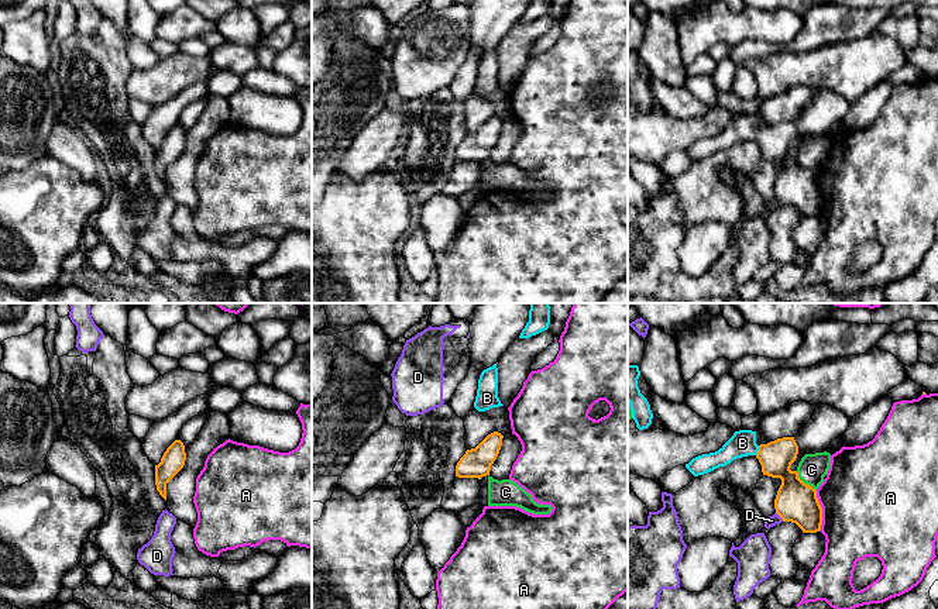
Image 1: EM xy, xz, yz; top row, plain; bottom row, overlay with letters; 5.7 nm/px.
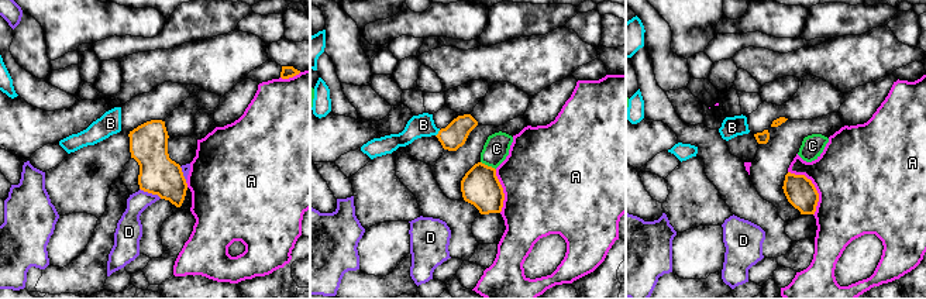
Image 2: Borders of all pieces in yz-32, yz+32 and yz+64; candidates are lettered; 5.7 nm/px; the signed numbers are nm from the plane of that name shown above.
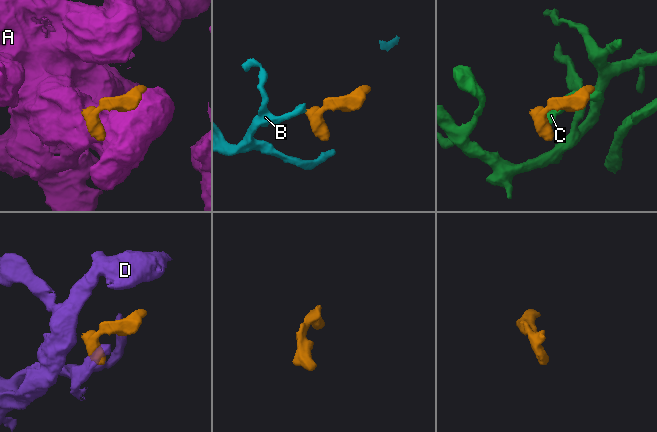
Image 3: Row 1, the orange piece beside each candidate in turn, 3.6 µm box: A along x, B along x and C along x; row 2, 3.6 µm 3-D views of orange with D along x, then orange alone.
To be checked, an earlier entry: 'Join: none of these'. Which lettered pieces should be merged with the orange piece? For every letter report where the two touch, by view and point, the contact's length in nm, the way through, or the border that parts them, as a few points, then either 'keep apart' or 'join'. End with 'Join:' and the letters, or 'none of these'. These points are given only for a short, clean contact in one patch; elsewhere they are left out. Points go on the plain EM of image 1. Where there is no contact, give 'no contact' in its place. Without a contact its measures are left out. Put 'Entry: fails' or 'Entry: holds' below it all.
A: yz (821, 195) | 240 nm | keep apart
B: yz (759, 134) | 60 nm | across yz (776, 141), (759, 134), (742, 127) | join
C: yz (803, 167) | 160 nm | along yz (796, 155), (804, 167), (815, 174) | keep apart
D: yz (779, 199) | 70 nm | along yz (776, 196), (783, 205) | keep apart
Join: B
Entry: fails

